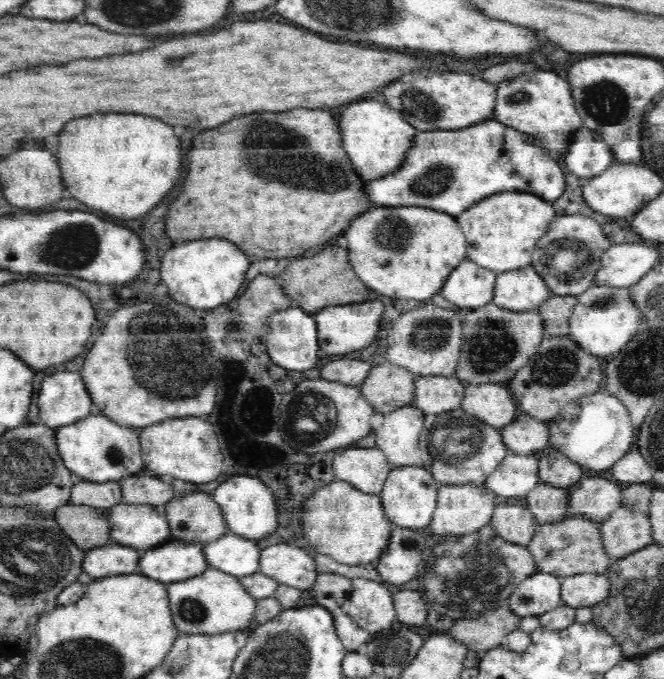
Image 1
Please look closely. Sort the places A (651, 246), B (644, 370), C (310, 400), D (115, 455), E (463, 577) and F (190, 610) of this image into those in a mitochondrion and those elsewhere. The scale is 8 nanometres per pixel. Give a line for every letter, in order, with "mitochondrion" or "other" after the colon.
A: other
B: mitochondrion
C: mitochondrion
D: mitochondrion
E: mitochondrion
F: mitochondrion

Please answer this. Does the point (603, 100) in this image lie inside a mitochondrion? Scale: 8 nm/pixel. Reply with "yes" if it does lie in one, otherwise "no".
yes

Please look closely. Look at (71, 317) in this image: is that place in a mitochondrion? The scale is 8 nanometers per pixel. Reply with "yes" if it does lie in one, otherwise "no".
no

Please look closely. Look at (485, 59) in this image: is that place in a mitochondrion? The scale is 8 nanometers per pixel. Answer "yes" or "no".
no

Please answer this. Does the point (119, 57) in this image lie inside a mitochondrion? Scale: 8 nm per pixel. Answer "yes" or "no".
no

